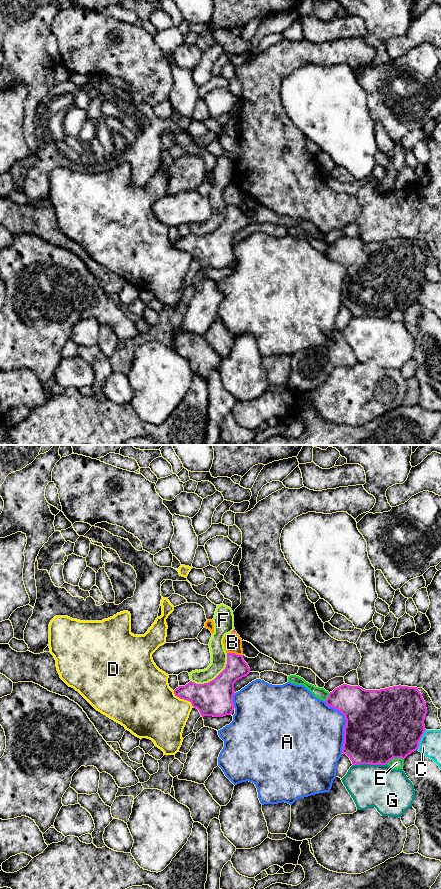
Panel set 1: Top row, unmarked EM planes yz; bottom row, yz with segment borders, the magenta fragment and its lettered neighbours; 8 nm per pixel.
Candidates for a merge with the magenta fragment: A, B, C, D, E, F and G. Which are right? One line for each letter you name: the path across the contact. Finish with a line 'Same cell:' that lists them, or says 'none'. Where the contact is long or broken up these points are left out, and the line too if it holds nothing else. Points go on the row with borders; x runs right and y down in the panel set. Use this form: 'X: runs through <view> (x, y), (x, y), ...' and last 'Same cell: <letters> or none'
Same cell: none

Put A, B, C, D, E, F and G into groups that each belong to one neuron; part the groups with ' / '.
A / B / C / D / E / F / G

